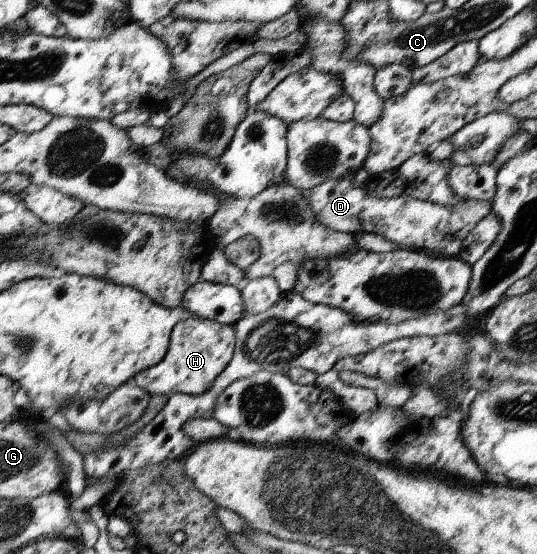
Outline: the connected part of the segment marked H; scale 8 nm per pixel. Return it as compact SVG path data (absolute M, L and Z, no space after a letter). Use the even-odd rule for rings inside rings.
M189 315L180 320L170 334L169 348L163 360L154 367L138 372L134 380L139 388L147 391L151 396L165 395L171 396L175 393L185 393L190 395L200 395L211 388L214 380L225 370L235 352L235 331L231 325L224 325L213 319L202 319Z

